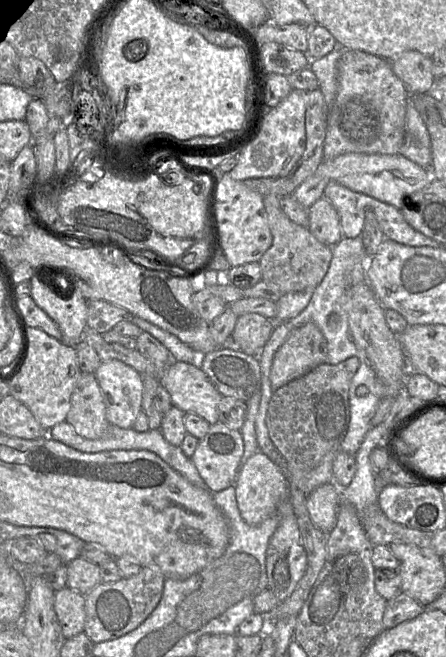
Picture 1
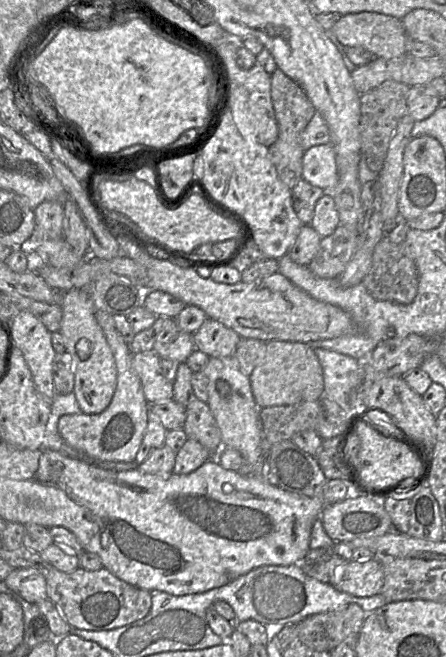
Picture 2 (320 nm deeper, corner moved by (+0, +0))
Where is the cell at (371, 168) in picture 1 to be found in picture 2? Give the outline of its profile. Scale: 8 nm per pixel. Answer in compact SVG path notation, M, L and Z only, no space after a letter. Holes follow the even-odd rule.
M331 142L316 145L304 152L302 179L313 186L330 191L338 182L336 153Z

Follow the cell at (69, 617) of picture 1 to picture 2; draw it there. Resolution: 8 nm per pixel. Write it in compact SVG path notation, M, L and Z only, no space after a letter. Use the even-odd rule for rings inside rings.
M14 568L3 580L6 586L30 603L47 599L46 580L36 568Z

